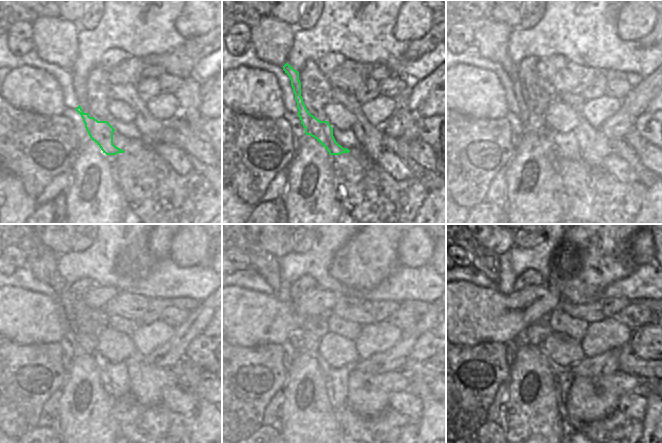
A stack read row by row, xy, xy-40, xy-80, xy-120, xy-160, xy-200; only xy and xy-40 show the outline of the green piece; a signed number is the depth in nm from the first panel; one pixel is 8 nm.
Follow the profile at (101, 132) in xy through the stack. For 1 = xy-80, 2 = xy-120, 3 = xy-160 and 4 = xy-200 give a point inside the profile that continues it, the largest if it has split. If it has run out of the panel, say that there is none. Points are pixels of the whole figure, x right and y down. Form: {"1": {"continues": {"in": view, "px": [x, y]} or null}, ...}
{"1": {"continues": {"in": "xy-80", "px": [534, 123]}}, "2": {"continues": {"in": "xy-120", "px": [85, 345]}}, "3": {"continues": {"in": "xy-160", "px": [265, 263]}}, "4": {"continues": {"in": "xy-200", "px": [486, 261]}}}

